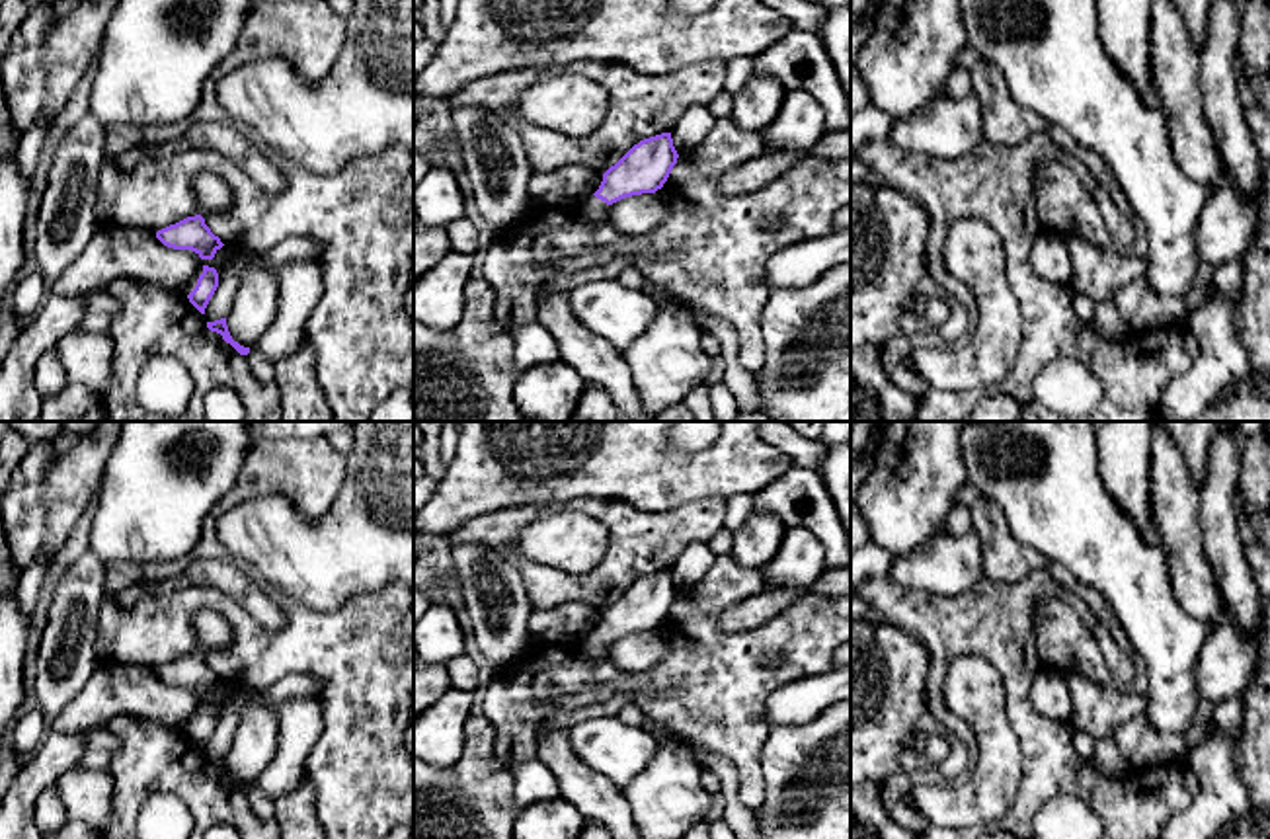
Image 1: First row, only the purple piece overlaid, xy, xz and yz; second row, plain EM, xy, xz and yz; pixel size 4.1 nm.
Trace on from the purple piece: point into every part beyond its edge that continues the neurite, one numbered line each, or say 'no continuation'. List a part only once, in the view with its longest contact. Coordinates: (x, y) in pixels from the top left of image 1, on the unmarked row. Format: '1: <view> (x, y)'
1: xz (594, 646)

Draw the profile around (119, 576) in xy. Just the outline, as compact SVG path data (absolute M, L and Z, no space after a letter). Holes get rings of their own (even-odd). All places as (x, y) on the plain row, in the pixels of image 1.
M183 558L172 562L150 562L144 566L131 562L105 562L103 595L113 597L135 583L170 579L181 574L185 568L187 560Z

